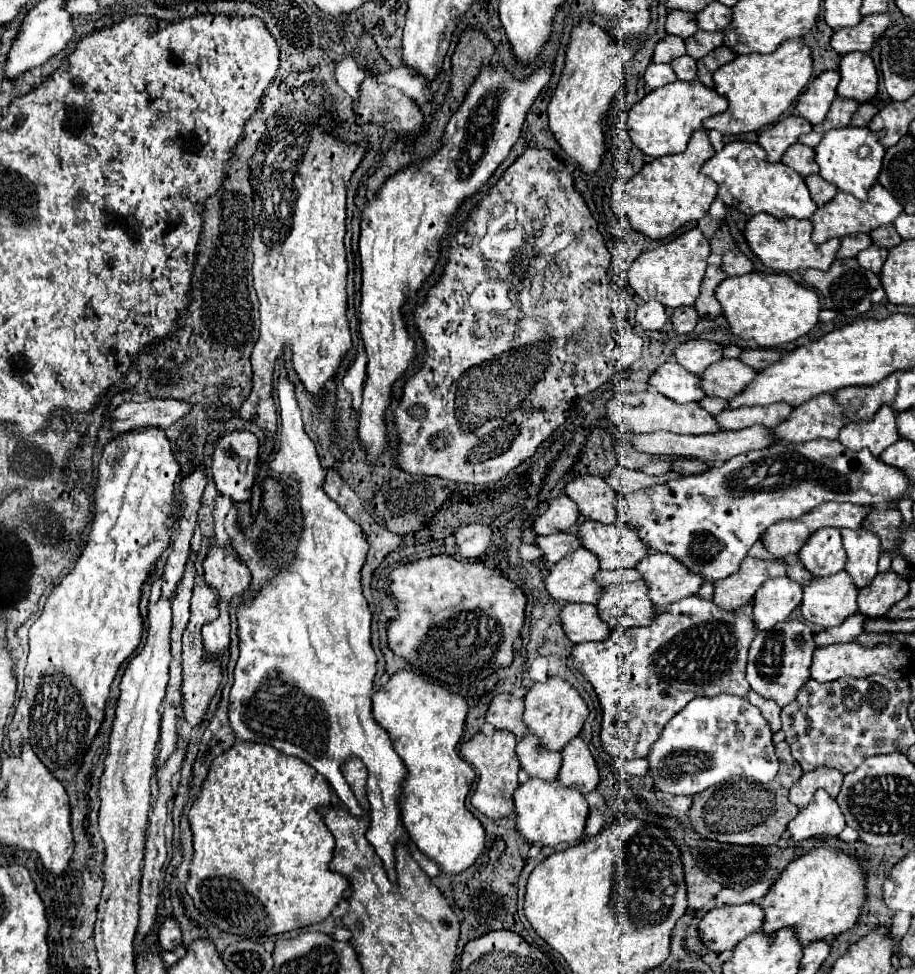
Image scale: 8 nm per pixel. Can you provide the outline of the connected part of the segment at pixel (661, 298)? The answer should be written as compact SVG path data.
M691 229L681 237L673 239L671 243L665 243L653 251L641 253L627 271L627 283L643 301L655 299L661 305L671 309L693 305L699 295L699 283L707 269L709 253L711 253L709 241L703 237L699 229Z

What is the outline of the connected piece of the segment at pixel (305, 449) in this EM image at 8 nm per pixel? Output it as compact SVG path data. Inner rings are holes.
M281 361L281 375L279 375L279 383L277 383L277 395L279 395L279 441L277 441L277 451L275 451L275 459L269 463L269 469L271 471L277 471L277 473L283 473L291 479L297 481L299 485L299 505L301 505L301 515L303 515L303 531L301 531L301 537L299 537L299 543L295 547L295 557L291 559L291 563L287 563L283 569L279 569L267 583L261 585L261 589L257 591L257 595L249 597L249 599L241 599L239 605L237 605L237 623L239 623L239 661L235 665L235 683L231 687L231 695L229 695L229 709L227 709L227 717L229 717L229 723L231 723L231 731L235 735L235 739L241 739L241 741L251 741L251 743L263 743L263 745L271 745L275 747L277 751L283 751L285 755L293 755L293 757L299 757L303 759L305 763L309 763L311 767L315 767L317 773L321 773L327 783L333 787L333 791L339 795L339 799L347 805L347 809L353 813L353 815L365 815L365 811L359 807L353 791L349 789L349 785L345 783L345 779L341 777L341 763L347 761L349 757L359 757L367 771L369 771L369 777L367 777L367 801L371 805L369 809L369 829L367 829L367 839L369 843L375 847L377 855L381 857L383 861L383 867L389 875L389 879L395 879L395 857L393 857L393 851L395 851L395 843L403 843L403 823L401 823L401 817L399 817L399 805L397 805L397 797L399 797L399 791L401 791L401 781L405 779L405 765L401 765L401 757L395 753L393 745L391 745L391 739L389 739L389 733L385 733L385 729L381 729L373 715L371 715L371 691L373 691L373 677L375 677L375 653L373 653L373 647L371 647L371 611L369 611L369 605L361 593L361 567L365 563L365 557L367 557L367 551L369 551L369 545L365 541L365 535L361 531L361 527L351 521L335 501L331 501L327 497L327 493L323 491L323 483L325 483L325 469L321 467L319 463L319 457L317 457L317 451L315 451L315 445L313 441L307 437L307 433L303 431L303 421L301 421L301 411L299 411L299 405L297 405L297 399L295 399L295 387L293 383L287 379L287 373L285 373L285 365Z

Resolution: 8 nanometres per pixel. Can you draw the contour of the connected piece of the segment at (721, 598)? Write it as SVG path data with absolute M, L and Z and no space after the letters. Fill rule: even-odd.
M747 555L735 575L715 583L713 603L723 611L739 611L753 599L757 589L773 577L785 577L785 563L761 561Z

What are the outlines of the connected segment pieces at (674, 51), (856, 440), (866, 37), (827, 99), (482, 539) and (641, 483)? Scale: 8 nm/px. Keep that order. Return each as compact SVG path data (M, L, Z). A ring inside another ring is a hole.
M667 35L665 39L661 39L653 51L653 61L657 63L671 63L673 59L685 55L685 43L681 37L673 37L673 35Z
M881 407L873 421L847 423L837 439L851 451L861 451L861 447L867 447L873 457L879 457L889 445L899 439L895 413L889 407Z
M873 13L863 17L859 25L851 29L837 29L831 37L831 47L839 55L847 55L851 51L869 51L873 43L883 35L889 25L889 17L885 13Z
M823 71L817 75L805 89L805 93L797 101L797 113L807 119L811 125L817 125L825 119L833 99L837 97L835 89L839 83L837 71Z
M463 525L459 527L453 537L457 545L457 553L461 557L479 557L491 543L491 529L487 525Z
M615 467L613 471L609 471L605 475L609 487L615 489L617 493L639 491L639 489L645 489L645 487L651 487L651 485L657 485L657 483L665 483L669 479L675 479L675 477L679 477L679 475L665 473L665 475L659 475L659 477L651 477L651 475L645 475L641 471L629 471L629 469L623 469L623 467Z

